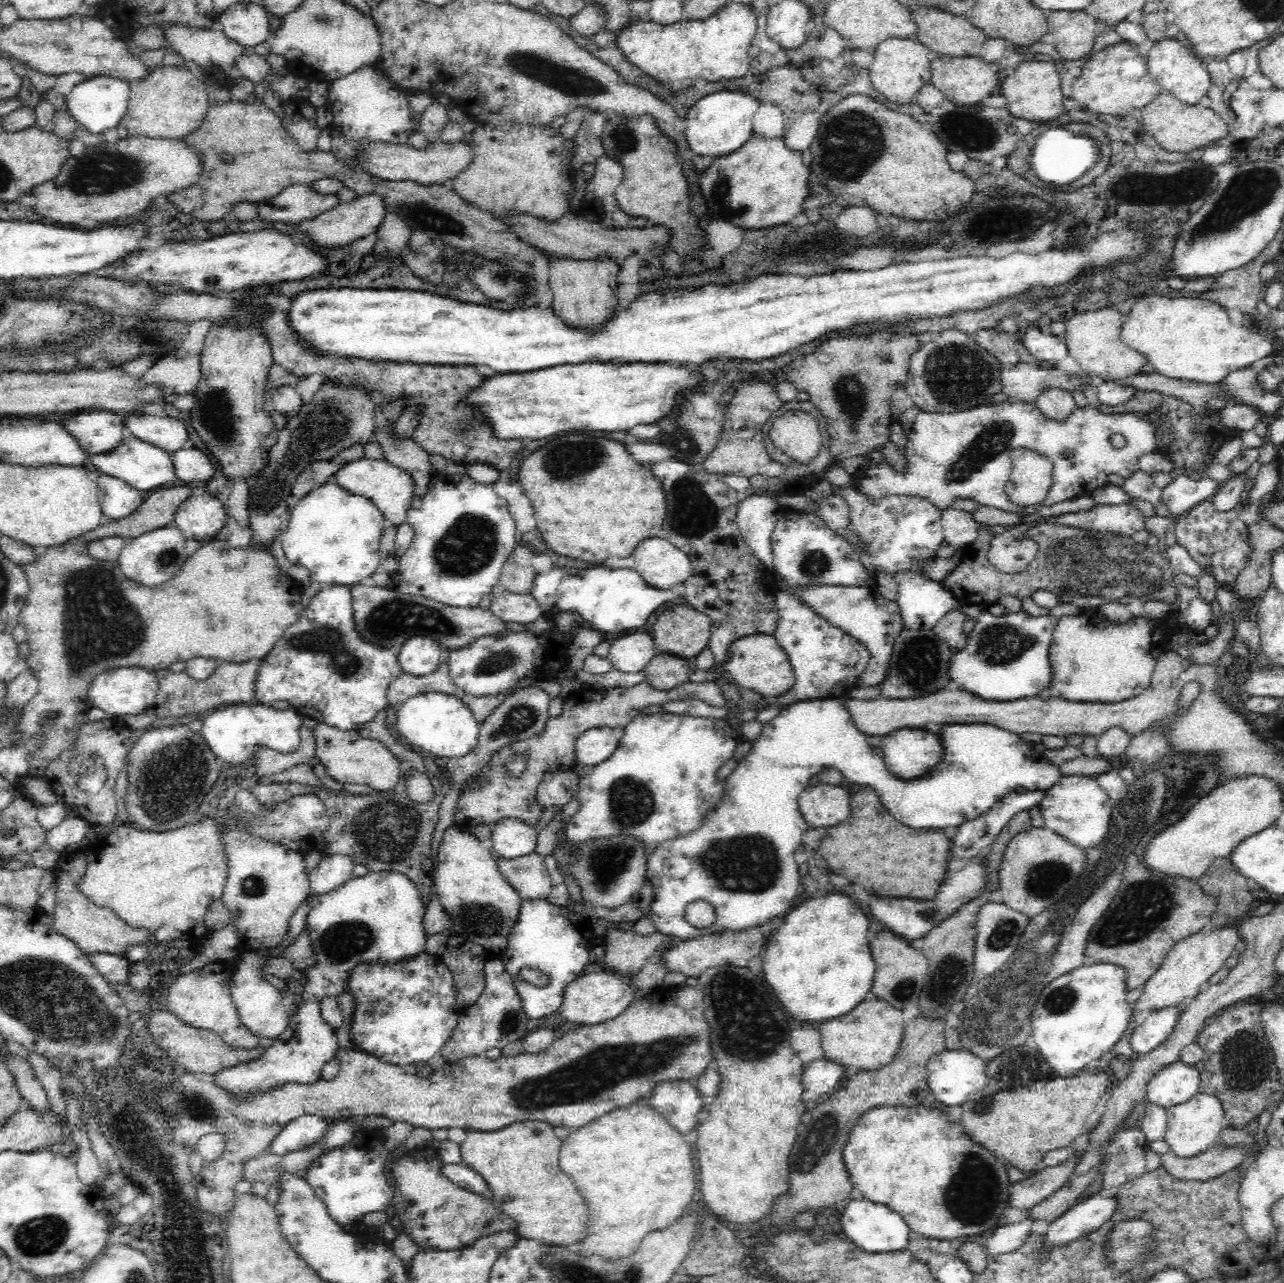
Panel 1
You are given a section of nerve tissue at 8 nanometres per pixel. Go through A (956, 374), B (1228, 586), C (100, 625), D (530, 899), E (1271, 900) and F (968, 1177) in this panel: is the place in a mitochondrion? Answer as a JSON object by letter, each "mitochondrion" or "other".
{"A":"mitochondrion","B":"other","C":"mitochondrion","D":"other","E":"other","F":"other"}

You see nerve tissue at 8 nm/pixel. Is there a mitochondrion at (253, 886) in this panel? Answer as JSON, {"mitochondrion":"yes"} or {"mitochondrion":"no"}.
{"mitochondrion":"yes"}

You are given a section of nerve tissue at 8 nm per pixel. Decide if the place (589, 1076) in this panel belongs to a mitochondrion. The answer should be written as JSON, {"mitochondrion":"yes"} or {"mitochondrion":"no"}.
{"mitochondrion":"yes"}

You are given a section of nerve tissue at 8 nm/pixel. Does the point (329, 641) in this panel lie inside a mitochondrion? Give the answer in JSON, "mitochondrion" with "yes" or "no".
{"mitochondrion":"yes"}

